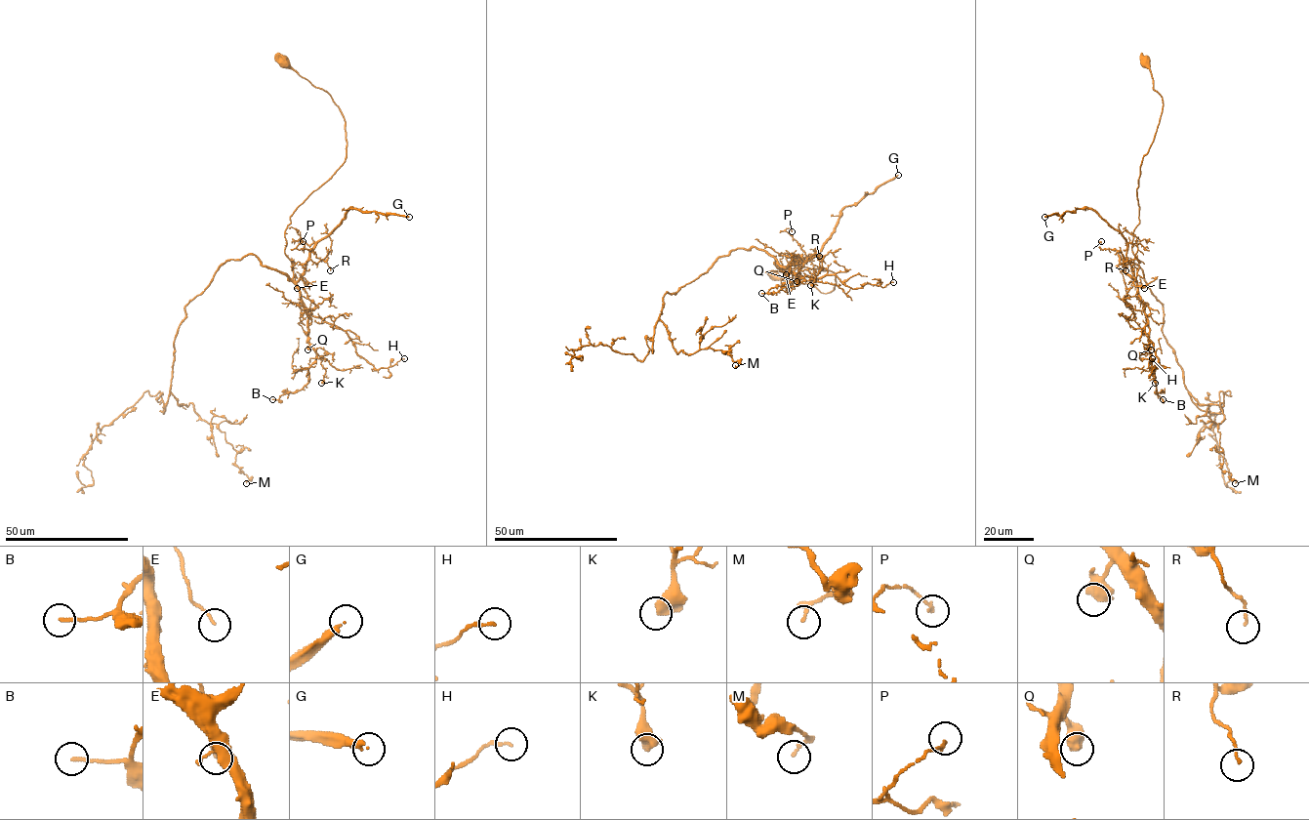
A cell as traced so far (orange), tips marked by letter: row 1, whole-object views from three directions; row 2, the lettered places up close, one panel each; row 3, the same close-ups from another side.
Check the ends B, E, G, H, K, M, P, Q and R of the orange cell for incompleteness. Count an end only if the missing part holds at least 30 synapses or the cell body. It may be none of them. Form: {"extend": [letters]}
{"extend": ["G"]}

